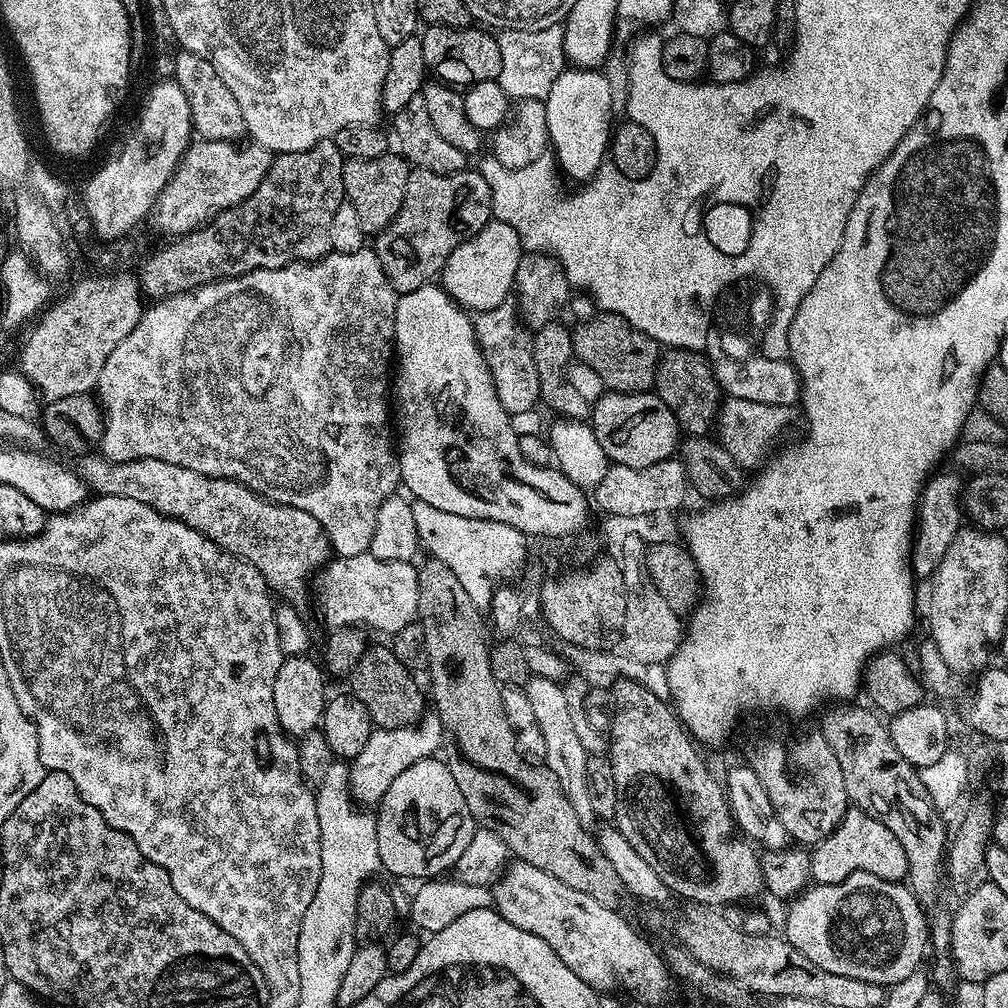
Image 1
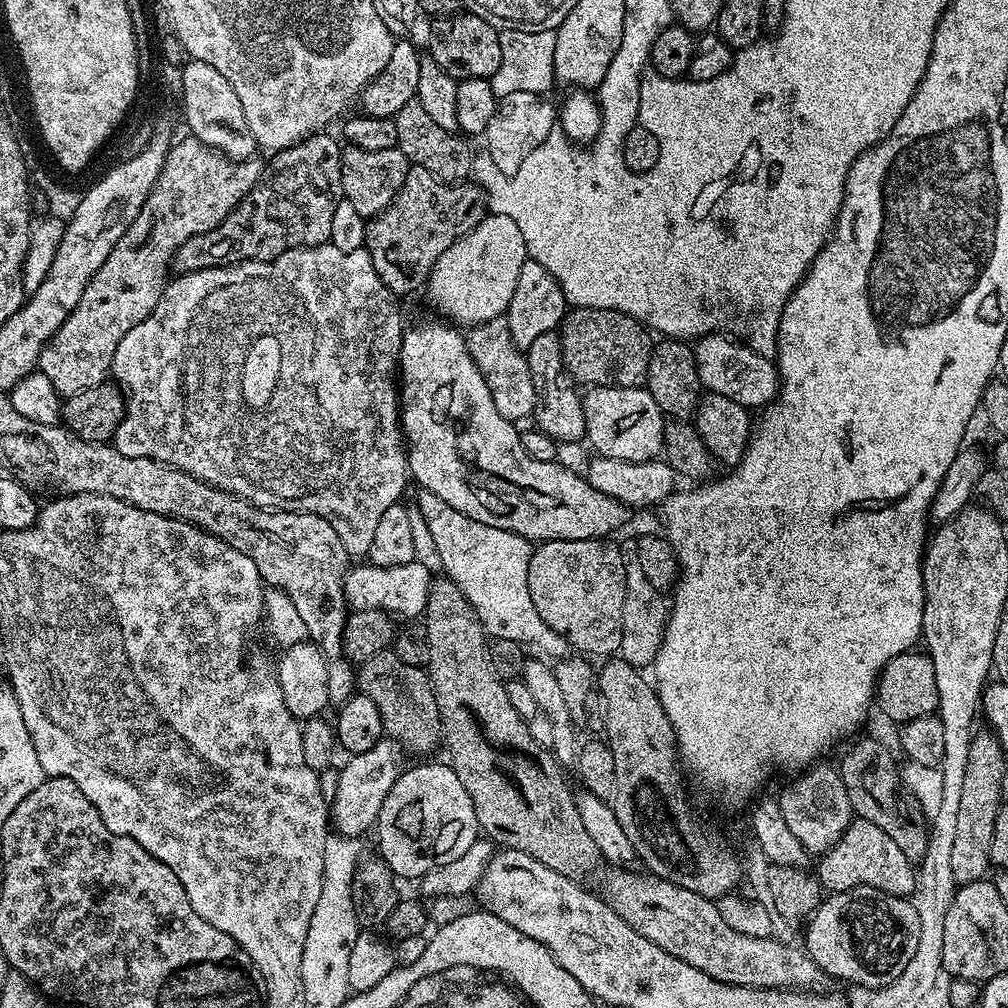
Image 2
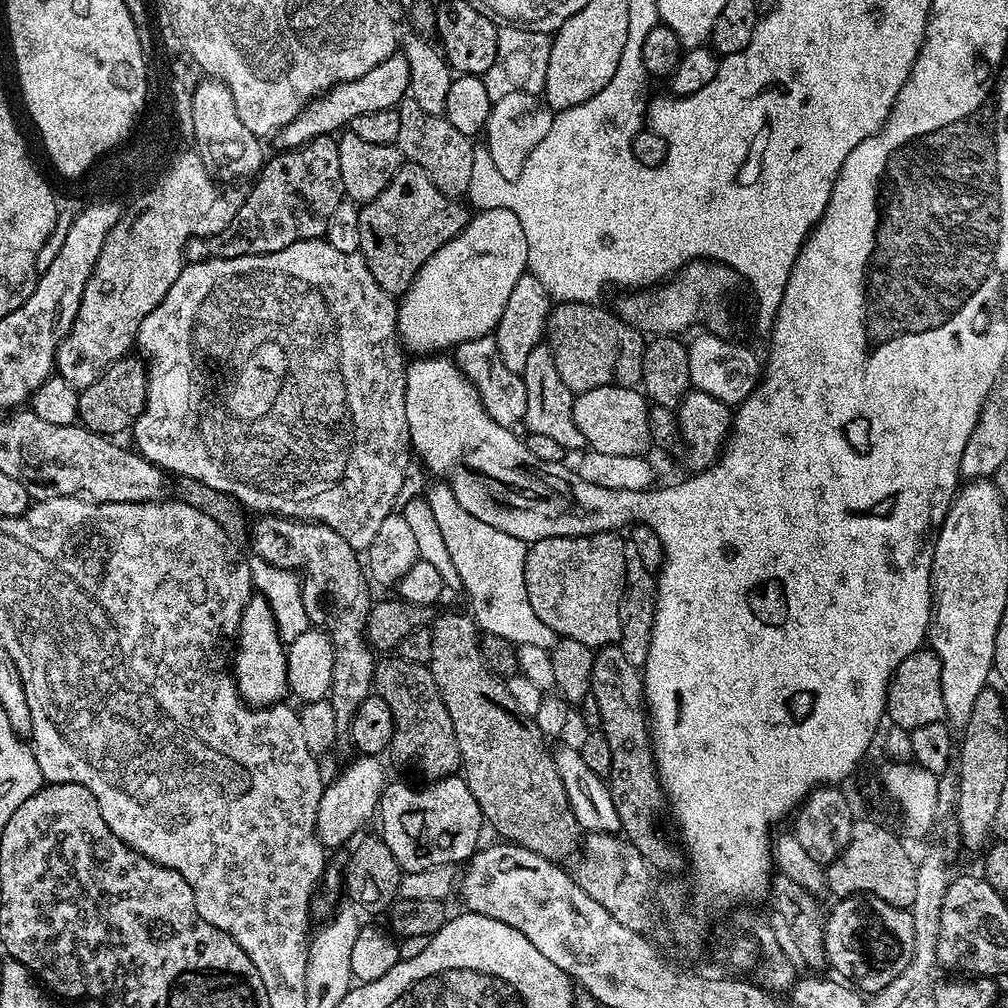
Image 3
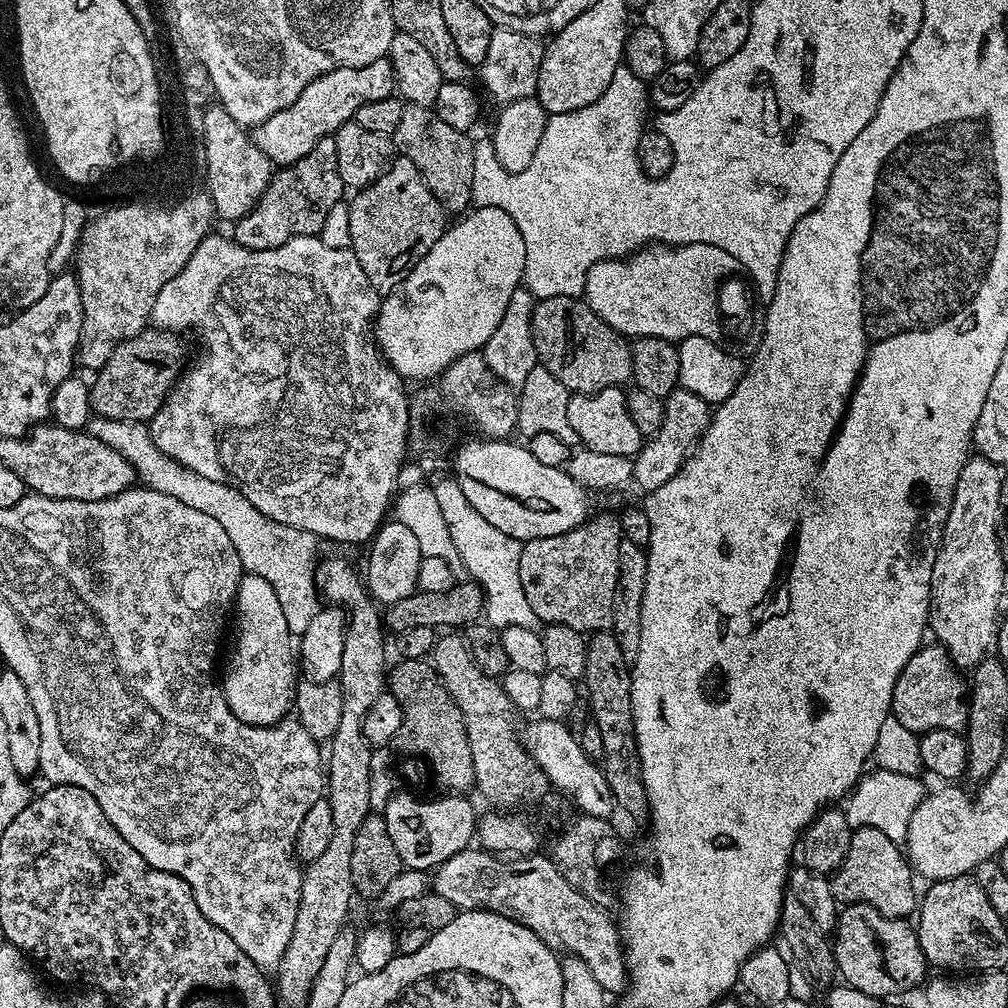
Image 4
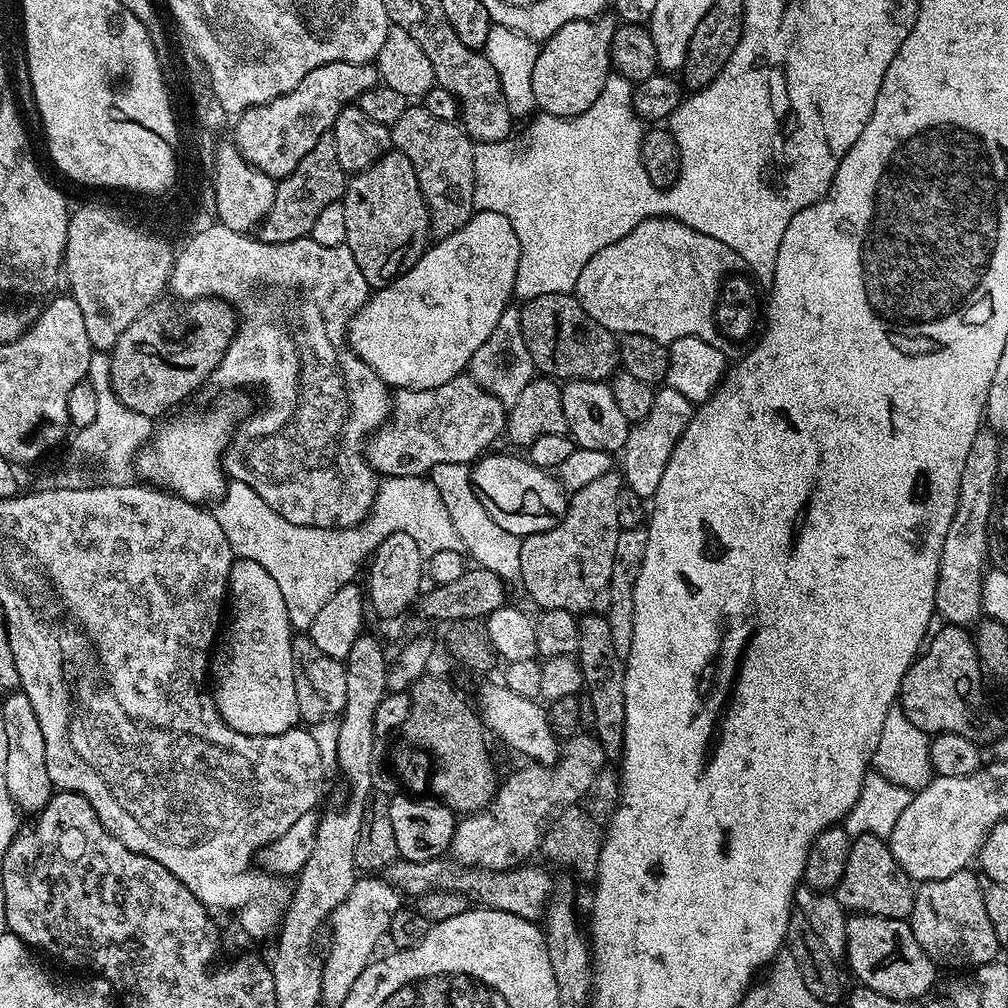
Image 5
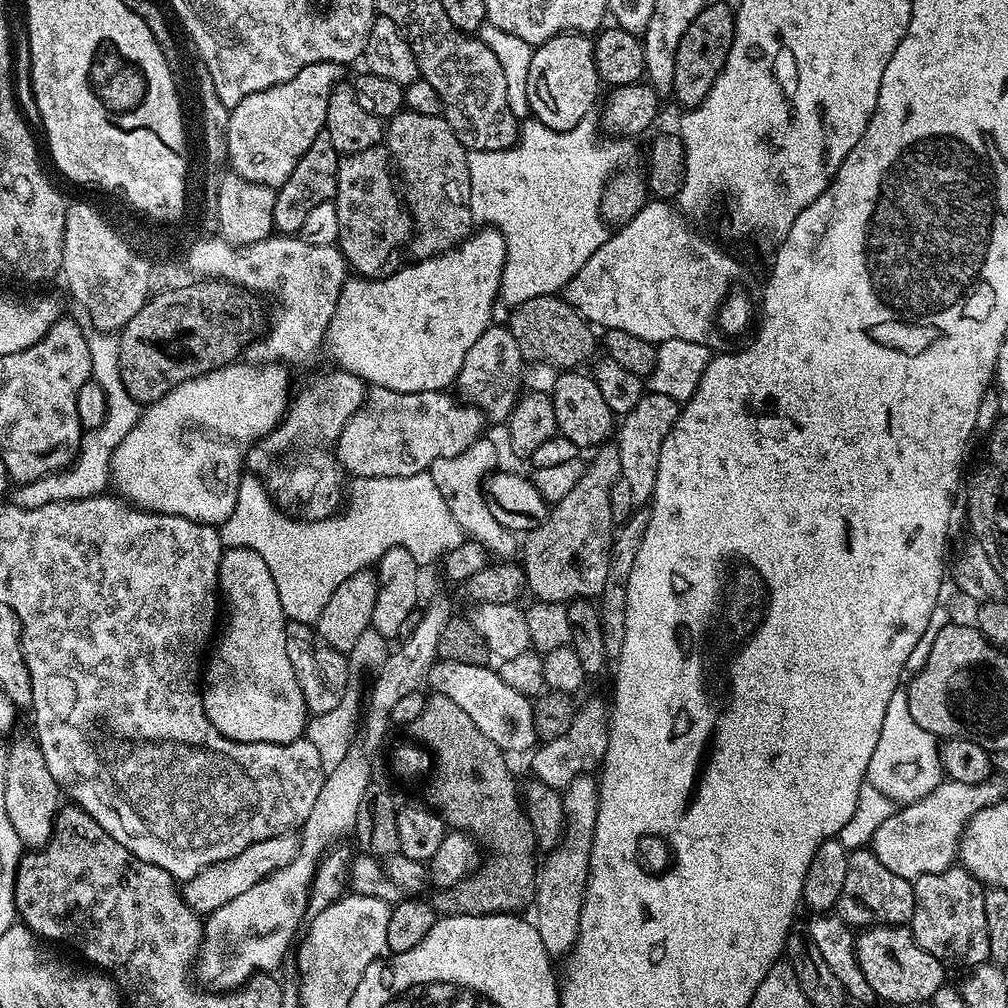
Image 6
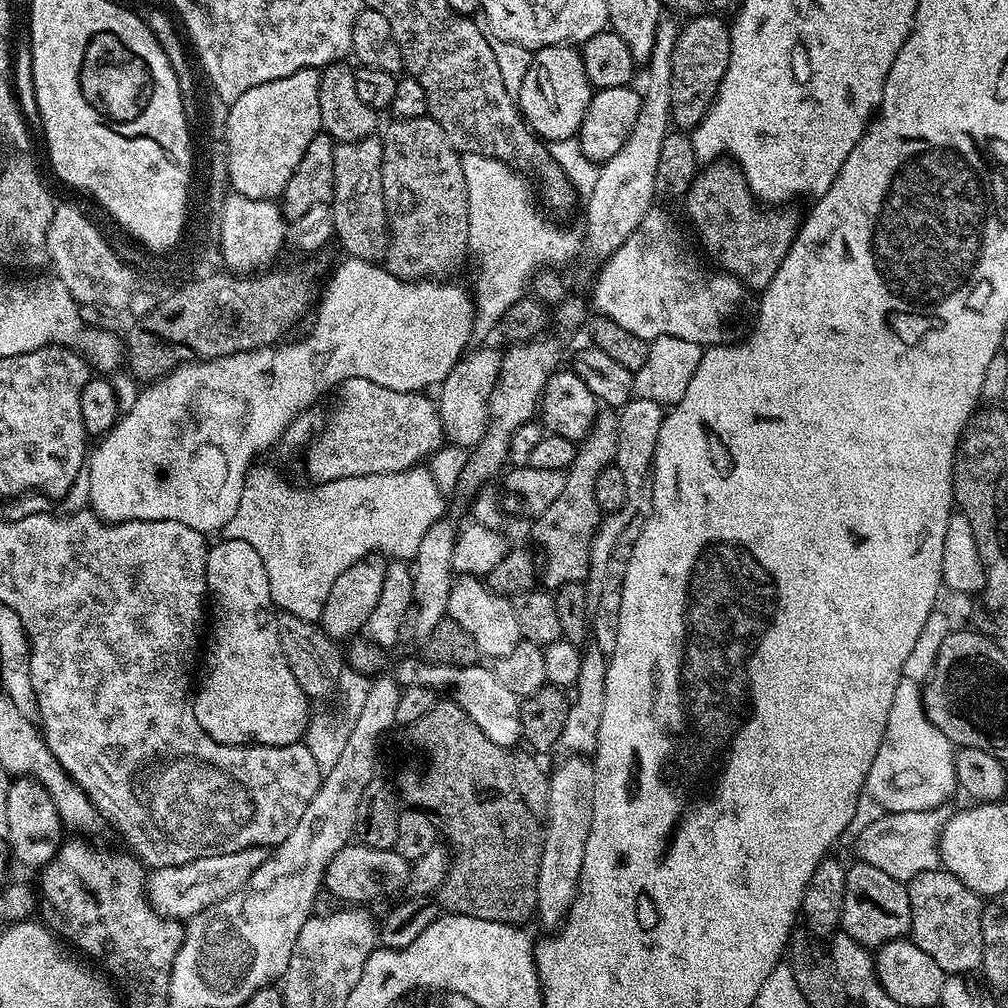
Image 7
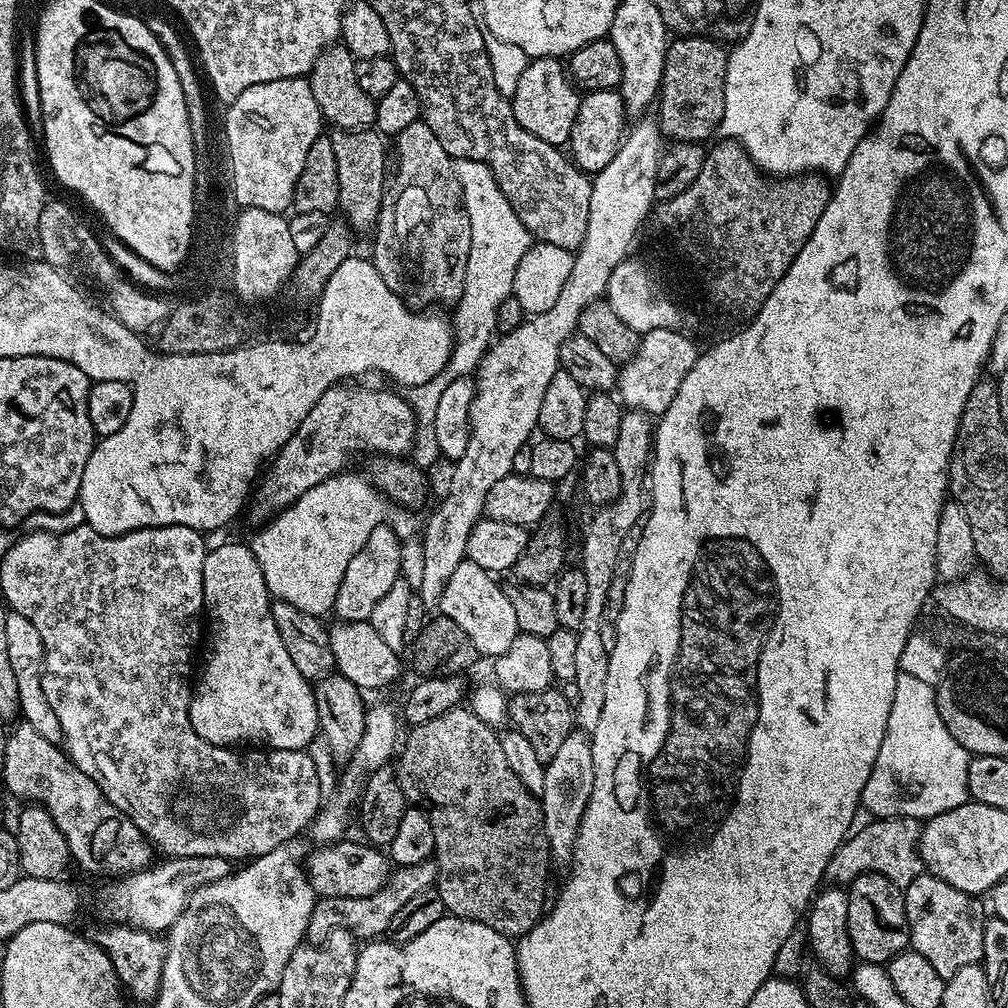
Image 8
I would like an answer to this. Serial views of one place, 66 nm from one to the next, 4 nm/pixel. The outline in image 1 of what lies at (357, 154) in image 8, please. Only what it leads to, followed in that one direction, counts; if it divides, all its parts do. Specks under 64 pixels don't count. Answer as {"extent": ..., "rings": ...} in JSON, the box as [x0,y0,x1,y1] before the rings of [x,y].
{"extent":[374,167,493,294],"rings":[[[413,167],[408,173],[406,182],[406,198],[402,198],[402,206],[398,214],[381,232],[375,233],[374,251],[392,289],[403,294],[410,290],[418,290],[423,284],[431,284],[443,273],[450,254],[467,237],[478,234],[493,219],[490,186],[479,171],[465,170],[449,176],[434,174],[425,168]]]}

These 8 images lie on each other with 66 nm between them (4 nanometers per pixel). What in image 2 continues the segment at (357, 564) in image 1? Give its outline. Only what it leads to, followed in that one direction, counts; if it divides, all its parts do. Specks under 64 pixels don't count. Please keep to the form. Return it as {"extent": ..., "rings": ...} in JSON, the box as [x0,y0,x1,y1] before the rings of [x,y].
{"extent":[344,559,434,618],"rings":[[[418,559],[406,562],[402,566],[378,566],[371,562],[360,562],[349,567],[344,577],[346,599],[353,609],[377,608],[393,618],[423,617],[424,607],[430,598],[434,573]]]}

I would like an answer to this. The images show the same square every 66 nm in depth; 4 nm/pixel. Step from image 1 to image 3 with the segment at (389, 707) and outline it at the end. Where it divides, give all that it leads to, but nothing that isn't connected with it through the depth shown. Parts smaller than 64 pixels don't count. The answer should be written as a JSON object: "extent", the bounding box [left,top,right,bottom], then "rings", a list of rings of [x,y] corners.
{"extent":[372,654,461,778],"rings":[[[392,654],[377,663],[372,683],[375,695],[381,696],[394,714],[390,756],[400,764],[413,760],[430,776],[428,778],[453,775],[461,767],[460,751],[454,734],[454,722],[450,722],[450,710],[446,710],[446,702],[442,702],[431,667]]]}

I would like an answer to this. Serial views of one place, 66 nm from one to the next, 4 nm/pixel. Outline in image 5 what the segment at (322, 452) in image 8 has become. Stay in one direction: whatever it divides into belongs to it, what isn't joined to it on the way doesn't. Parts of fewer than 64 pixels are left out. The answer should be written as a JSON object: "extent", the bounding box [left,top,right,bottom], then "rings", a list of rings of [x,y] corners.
{"extent":[366,374,506,477],"rings":[[[461,374],[450,378],[437,388],[414,390],[401,388],[392,396],[392,411],[384,424],[366,441],[366,459],[373,472],[381,477],[423,476],[434,466],[454,462],[471,465],[489,451],[488,448],[506,432],[506,406],[494,394],[490,394],[471,375]]]}

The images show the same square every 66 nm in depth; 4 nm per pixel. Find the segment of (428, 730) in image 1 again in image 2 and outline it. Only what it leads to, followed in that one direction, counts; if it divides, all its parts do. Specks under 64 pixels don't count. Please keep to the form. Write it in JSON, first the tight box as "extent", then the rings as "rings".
{"extent":[330,738,405,838],"rings":[[[385,738],[362,754],[347,757],[348,761],[339,769],[337,793],[330,801],[330,820],[337,833],[358,838],[377,823],[382,804],[405,767],[404,756],[405,749],[395,740]]]}

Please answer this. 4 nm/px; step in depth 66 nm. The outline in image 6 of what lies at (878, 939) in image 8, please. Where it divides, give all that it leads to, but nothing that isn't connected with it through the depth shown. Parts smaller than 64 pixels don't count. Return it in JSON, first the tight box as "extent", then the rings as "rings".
{"extent":[838,846,914,930],"rings":[[[863,846],[849,851],[846,866],[846,883],[838,905],[838,914],[853,929],[863,930],[869,926],[908,926],[914,914],[913,881],[886,870],[872,853],[871,847]]]}

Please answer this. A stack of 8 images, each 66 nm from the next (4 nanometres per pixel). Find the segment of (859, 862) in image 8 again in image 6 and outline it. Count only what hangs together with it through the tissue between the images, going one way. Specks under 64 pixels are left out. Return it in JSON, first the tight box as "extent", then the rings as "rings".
{"extent":[871,774,1005,882],"rings":[[[993,774],[981,784],[967,784],[945,779],[926,798],[915,800],[893,811],[871,838],[872,853],[886,866],[886,870],[913,882],[922,874],[938,874],[957,863],[960,851],[960,835],[965,826],[983,808],[1005,799],[1004,780]]]}

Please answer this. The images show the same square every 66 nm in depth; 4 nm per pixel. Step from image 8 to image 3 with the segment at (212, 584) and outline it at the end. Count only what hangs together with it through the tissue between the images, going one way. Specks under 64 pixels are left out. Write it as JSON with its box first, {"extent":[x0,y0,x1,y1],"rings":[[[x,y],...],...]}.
{"extent":[230,594,289,704],"rings":[[[254,594],[250,602],[246,602],[246,610],[242,610],[240,630],[234,637],[234,659],[230,668],[236,677],[236,689],[247,704],[279,704],[289,695],[286,642],[278,632],[270,602],[264,596]]]}

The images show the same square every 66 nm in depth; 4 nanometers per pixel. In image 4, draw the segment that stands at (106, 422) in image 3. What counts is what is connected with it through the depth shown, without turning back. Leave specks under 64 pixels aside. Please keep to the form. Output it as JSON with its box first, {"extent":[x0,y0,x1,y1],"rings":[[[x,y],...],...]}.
{"extent":[91,330,184,422],"rings":[[[145,330],[123,340],[110,354],[104,367],[95,373],[96,381],[91,381],[92,389],[92,410],[97,417],[110,420],[135,420],[137,422],[148,422],[164,404],[168,393],[176,387],[176,381],[182,375],[182,368],[179,368],[180,359],[184,356],[184,348],[180,345],[181,337],[175,332],[167,330]]]}

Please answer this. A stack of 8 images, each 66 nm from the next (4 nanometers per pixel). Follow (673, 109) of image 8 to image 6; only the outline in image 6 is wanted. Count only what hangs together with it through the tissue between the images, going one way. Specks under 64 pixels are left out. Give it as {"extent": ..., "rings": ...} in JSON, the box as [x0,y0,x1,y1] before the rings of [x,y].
{"extent":[671,2,736,109],"rings":[[[715,2],[705,3],[703,10],[690,22],[682,42],[678,42],[678,54],[674,58],[674,86],[671,95],[681,104],[681,109],[697,108],[710,94],[718,74],[726,66],[726,58],[736,37],[736,23],[728,16],[728,8],[719,8]]]}

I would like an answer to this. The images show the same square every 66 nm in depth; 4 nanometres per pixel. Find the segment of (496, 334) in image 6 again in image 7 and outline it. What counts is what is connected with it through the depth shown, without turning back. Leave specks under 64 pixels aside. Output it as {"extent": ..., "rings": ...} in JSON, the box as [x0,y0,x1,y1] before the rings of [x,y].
{"extent":[438,348,502,450],"rings":[[[480,348],[477,352],[471,352],[461,356],[454,370],[450,370],[450,374],[446,374],[446,378],[438,386],[438,407],[445,441],[457,448],[469,450],[482,442],[488,429],[488,403],[500,373],[502,359],[501,349]]]}

